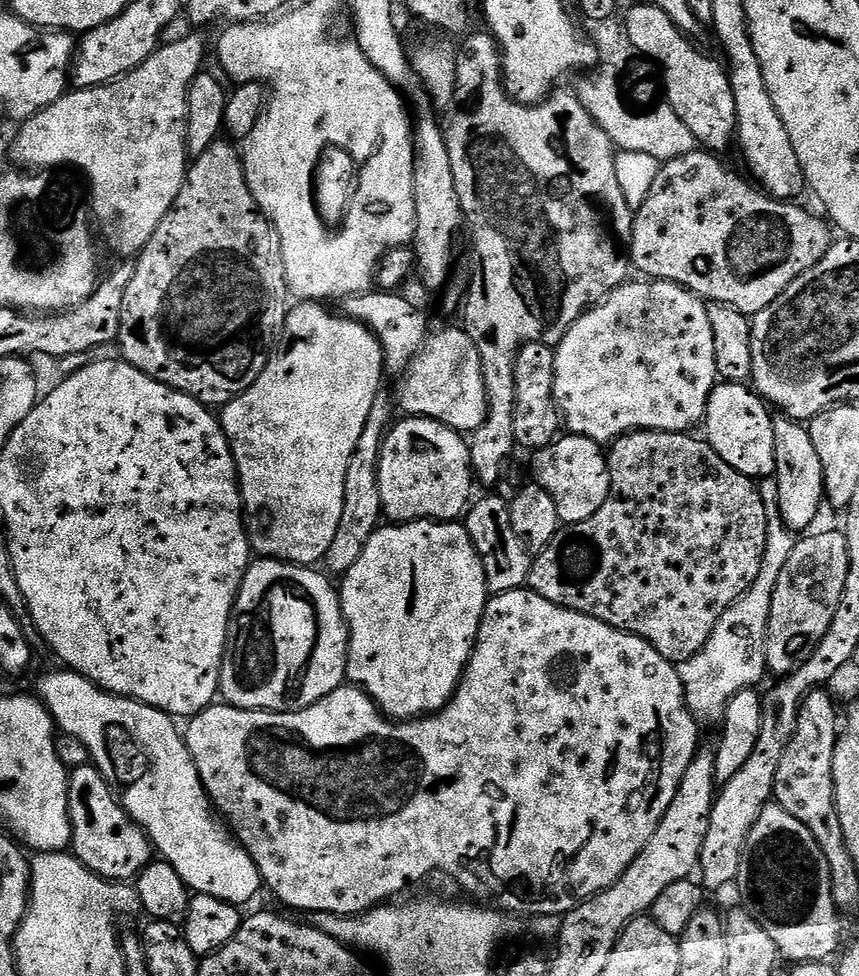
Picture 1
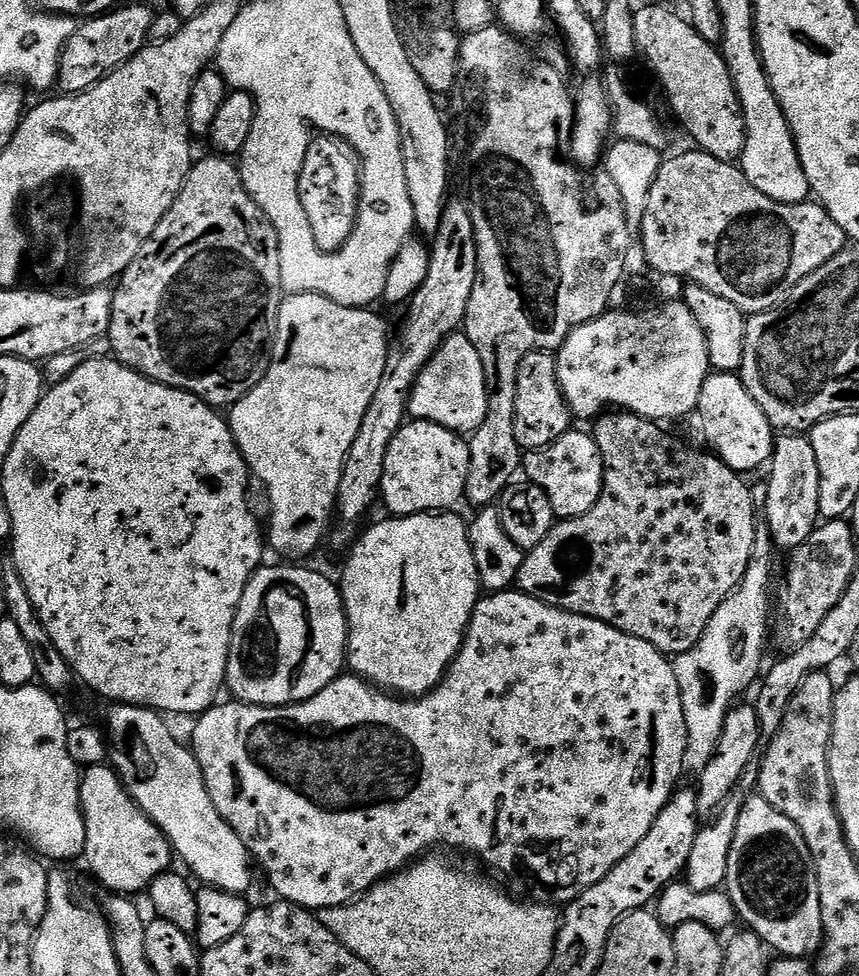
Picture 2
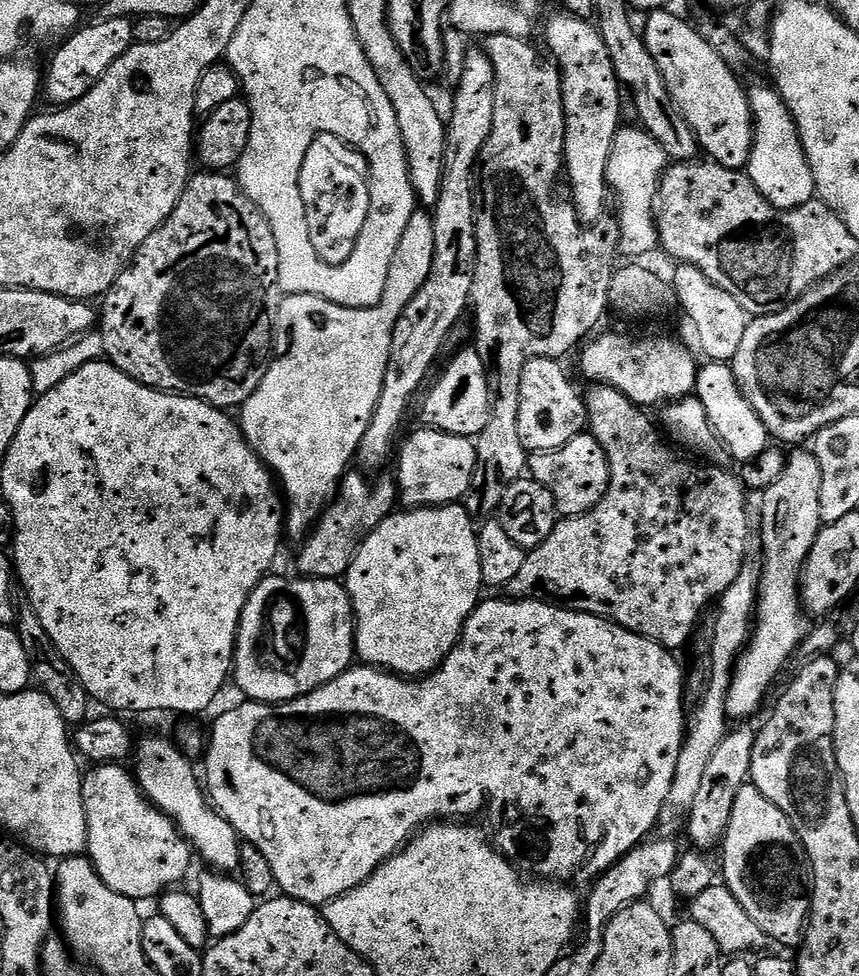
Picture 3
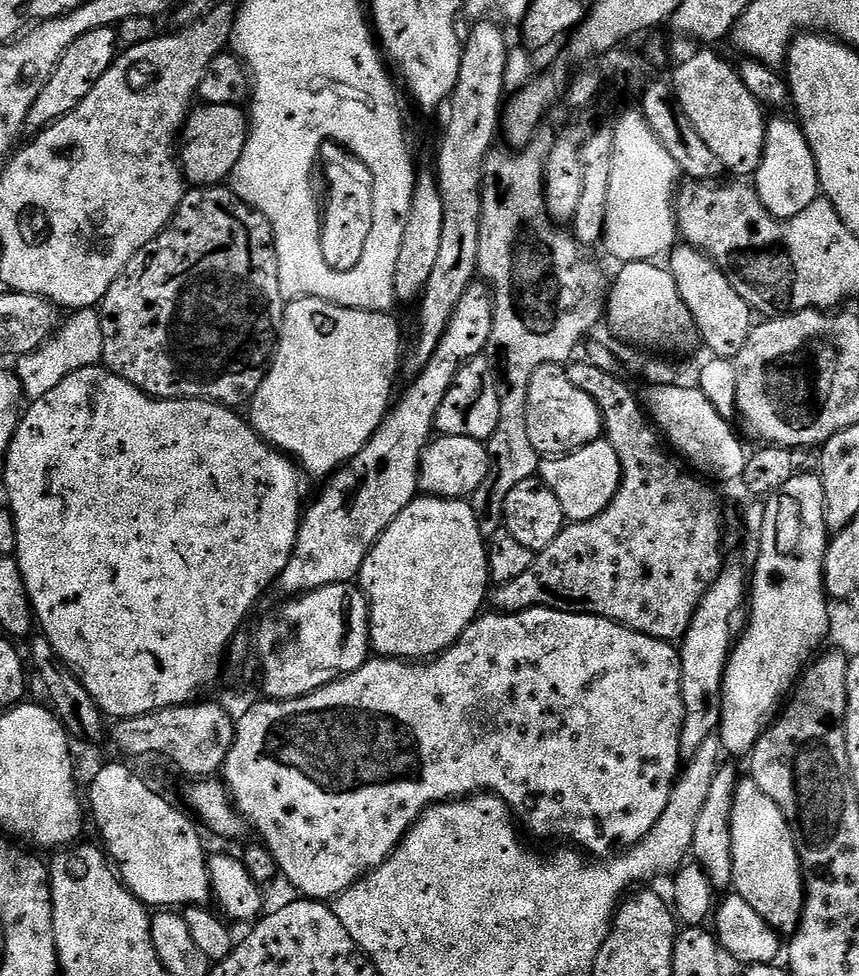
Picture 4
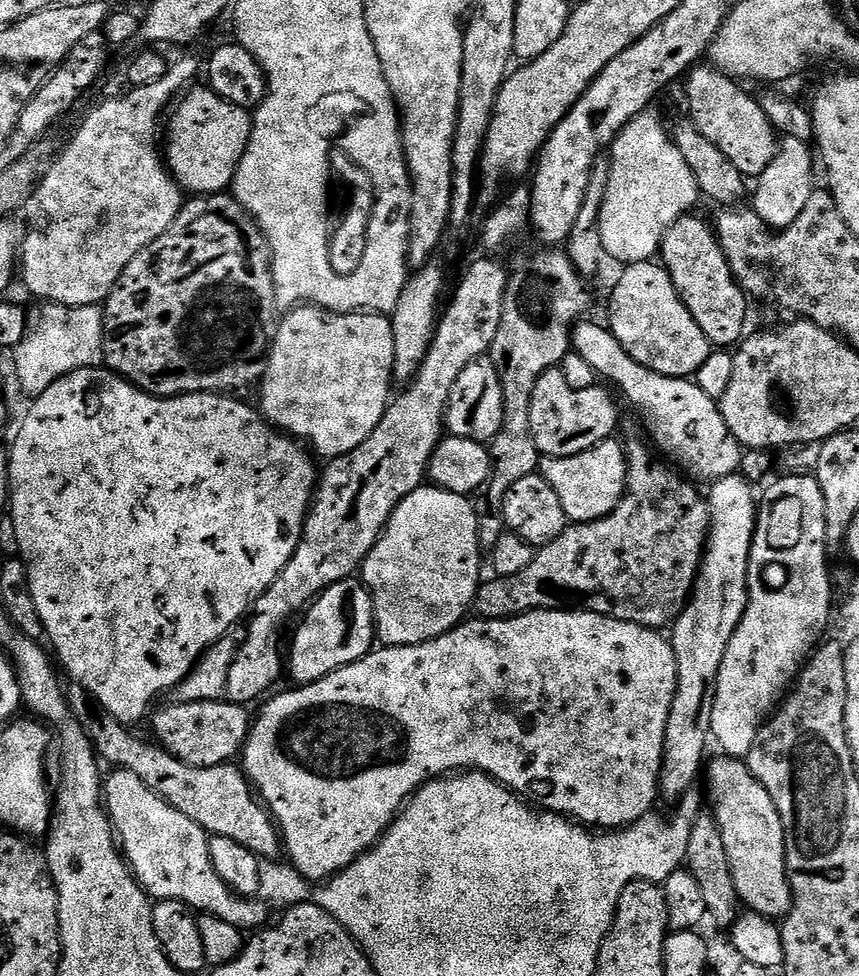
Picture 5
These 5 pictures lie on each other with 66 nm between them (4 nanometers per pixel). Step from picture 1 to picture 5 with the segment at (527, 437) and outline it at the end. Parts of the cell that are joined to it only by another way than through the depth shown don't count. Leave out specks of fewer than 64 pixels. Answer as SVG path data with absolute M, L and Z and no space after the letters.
M551 368L542 374L542 378L538 378L534 398L530 398L530 430L541 457L582 454L615 433L612 431L620 420L620 412L616 409L615 398L600 387L574 386L560 373L559 368Z

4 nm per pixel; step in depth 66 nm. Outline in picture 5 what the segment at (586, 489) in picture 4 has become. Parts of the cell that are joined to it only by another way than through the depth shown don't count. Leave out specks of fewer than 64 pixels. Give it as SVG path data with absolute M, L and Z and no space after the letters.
M616 438L603 440L582 454L541 459L538 472L554 486L554 494L558 494L558 502L562 502L562 510L566 510L572 524L590 524L609 516L628 487L626 448Z

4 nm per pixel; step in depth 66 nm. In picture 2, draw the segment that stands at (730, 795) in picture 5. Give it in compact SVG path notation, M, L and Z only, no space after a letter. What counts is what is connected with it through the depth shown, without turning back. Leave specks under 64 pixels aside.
M759 794L743 801L738 826L734 834L734 846L730 850L730 866L726 891L736 907L736 915L744 920L751 931L760 935L760 939L773 953L780 956L811 957L819 952L820 943L824 941L822 926L822 902L818 892L818 870L806 846L806 838L784 812L779 812L766 798Z

